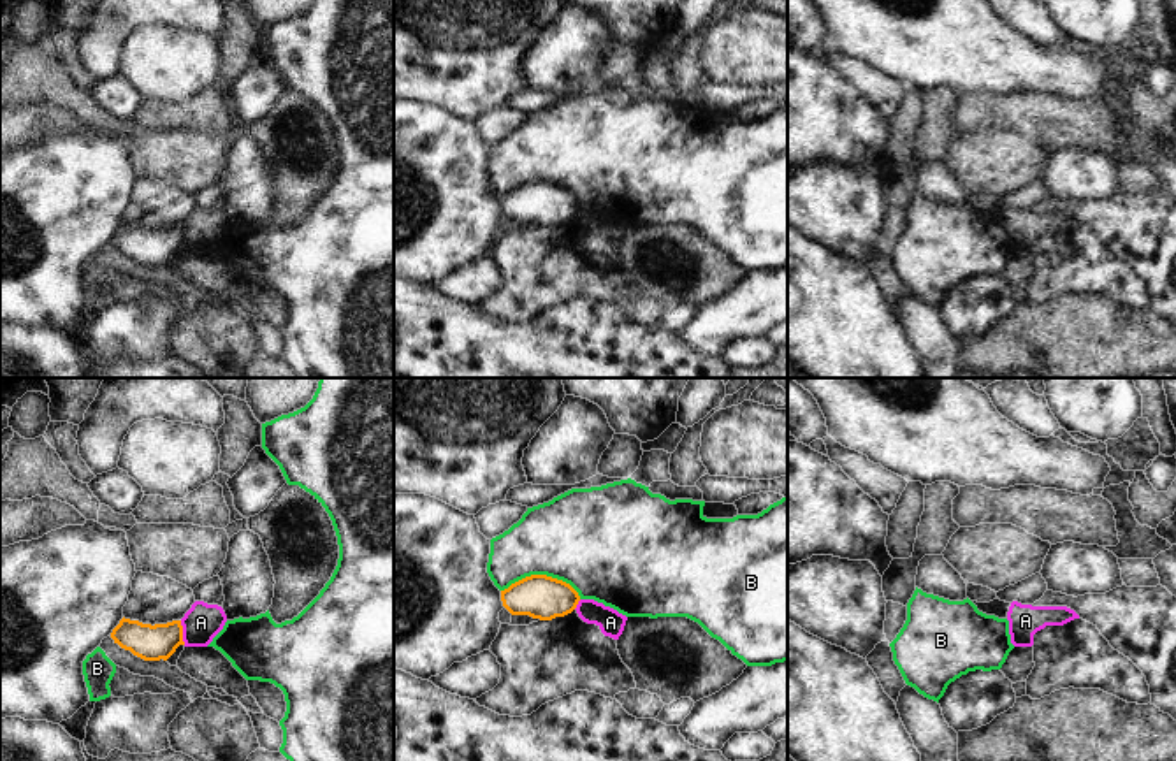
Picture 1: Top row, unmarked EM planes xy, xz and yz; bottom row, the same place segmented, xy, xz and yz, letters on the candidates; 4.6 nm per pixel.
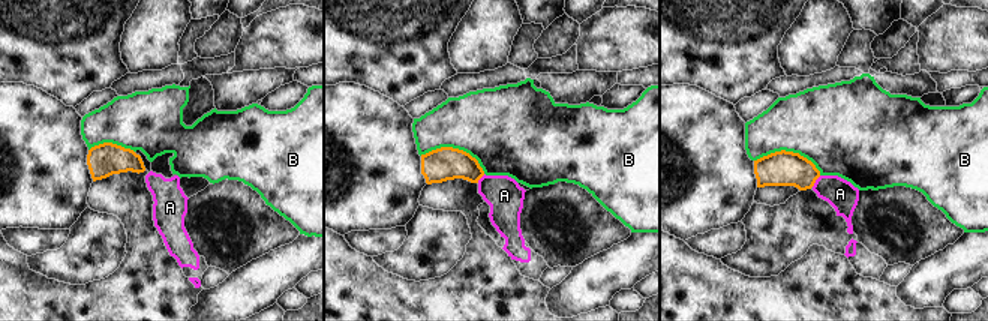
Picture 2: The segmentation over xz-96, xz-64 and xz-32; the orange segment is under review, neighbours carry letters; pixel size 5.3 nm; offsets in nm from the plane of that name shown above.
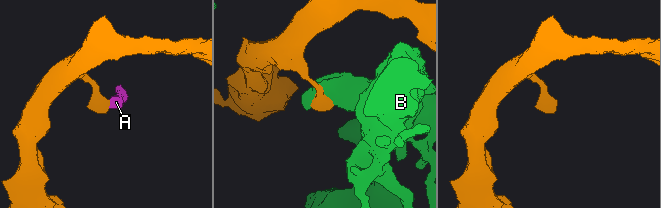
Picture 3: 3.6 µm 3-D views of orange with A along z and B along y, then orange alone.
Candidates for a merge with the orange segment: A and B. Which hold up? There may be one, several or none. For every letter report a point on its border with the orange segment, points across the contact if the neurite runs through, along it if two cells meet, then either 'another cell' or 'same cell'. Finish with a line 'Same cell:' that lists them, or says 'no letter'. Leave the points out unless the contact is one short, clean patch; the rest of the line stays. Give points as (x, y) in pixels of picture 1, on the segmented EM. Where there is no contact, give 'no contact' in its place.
A: contact xy (181, 633); border xy (180, 621), (185, 644); another cell
B: contact xz (542, 575); another cell
Same cell: no letter

